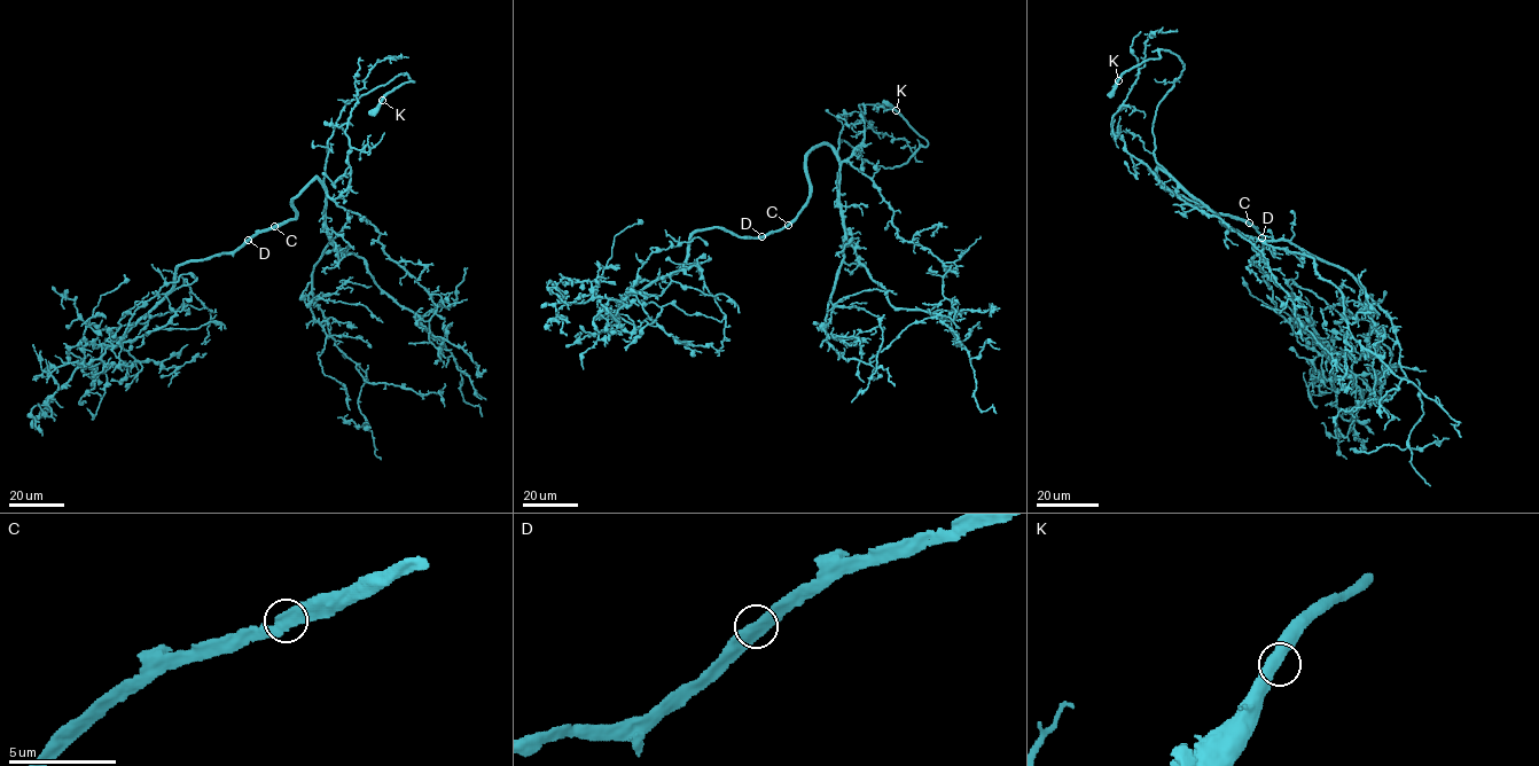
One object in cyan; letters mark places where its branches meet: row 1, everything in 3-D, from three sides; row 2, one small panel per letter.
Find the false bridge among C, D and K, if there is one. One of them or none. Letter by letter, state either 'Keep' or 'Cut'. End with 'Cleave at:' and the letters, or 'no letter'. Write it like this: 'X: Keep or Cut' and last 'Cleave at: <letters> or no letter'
C: Keep
D: Keep
K: Keep
Cleave at: no letter

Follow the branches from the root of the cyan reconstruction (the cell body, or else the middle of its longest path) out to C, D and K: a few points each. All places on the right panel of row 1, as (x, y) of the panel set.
C: (1164, 187), (1218, 215), (1237, 217), (1249, 223)
D: (1164, 187), (1218, 215), (1244, 219), (1262, 237)
K: (1164, 187), (1153, 123), (1184, 64), (1161, 49), (1158, 59), (1141, 61), (1118, 80)

